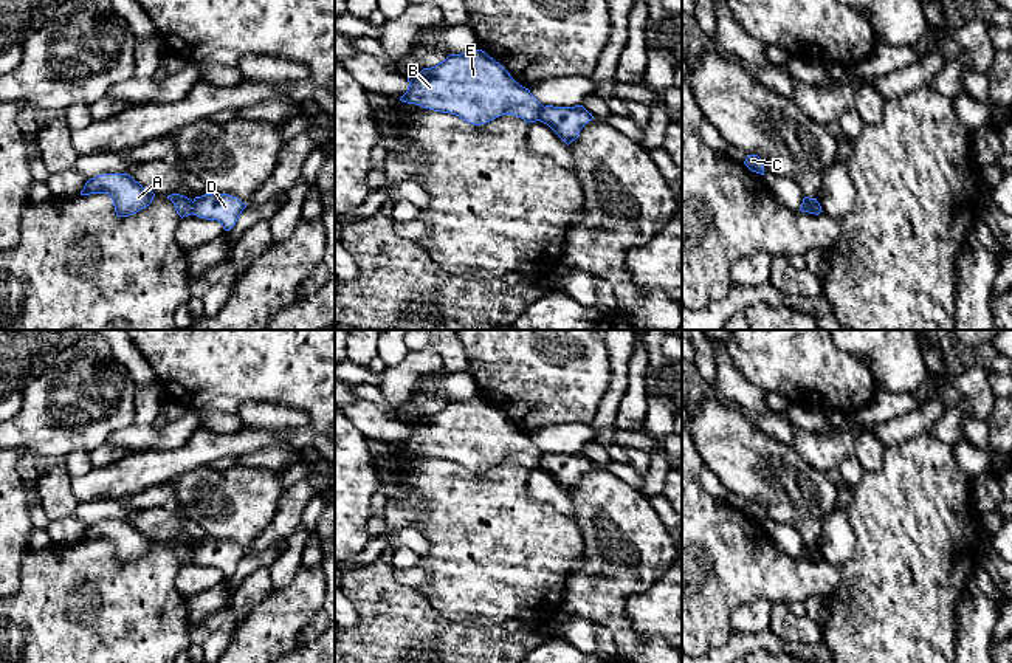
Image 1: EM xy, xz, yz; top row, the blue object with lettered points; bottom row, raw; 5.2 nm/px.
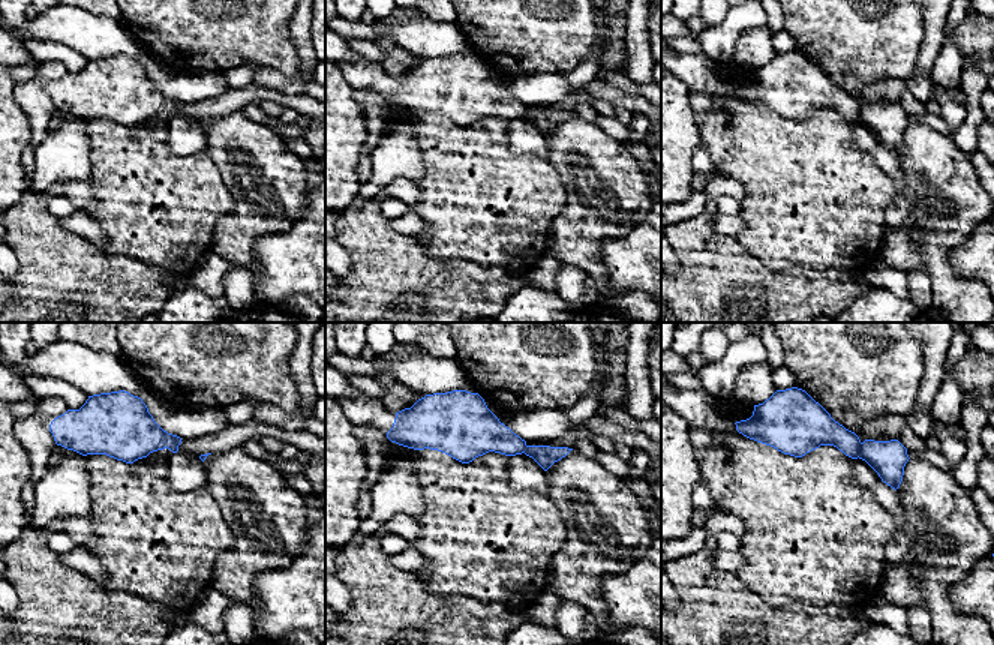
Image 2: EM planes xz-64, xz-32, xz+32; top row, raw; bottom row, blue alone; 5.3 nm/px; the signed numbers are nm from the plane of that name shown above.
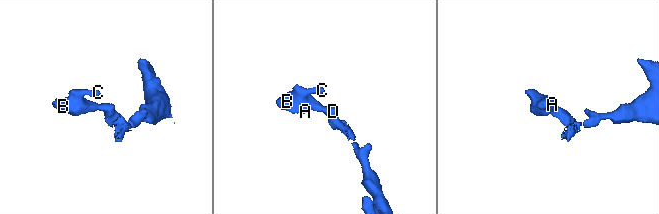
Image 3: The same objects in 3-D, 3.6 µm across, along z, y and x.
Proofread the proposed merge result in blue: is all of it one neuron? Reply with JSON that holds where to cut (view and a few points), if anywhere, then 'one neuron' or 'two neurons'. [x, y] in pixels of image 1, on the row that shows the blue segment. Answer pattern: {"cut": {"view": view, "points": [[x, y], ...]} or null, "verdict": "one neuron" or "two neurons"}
{"cut": {"view": "xz", "points": [[544, 107], [538, 120]]}, "verdict": "two neurons"}

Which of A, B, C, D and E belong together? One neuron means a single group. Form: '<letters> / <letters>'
A B C E / D

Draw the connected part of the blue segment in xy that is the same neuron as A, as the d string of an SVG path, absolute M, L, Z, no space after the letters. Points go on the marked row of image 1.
M102 173L90 178L81 195L107 194L113 200L118 217L129 217L147 208L155 194L143 187L127 173Z

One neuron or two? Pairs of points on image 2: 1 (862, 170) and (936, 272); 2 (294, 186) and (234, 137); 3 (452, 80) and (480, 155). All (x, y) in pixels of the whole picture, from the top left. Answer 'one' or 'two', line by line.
1: two
2: one
3: two

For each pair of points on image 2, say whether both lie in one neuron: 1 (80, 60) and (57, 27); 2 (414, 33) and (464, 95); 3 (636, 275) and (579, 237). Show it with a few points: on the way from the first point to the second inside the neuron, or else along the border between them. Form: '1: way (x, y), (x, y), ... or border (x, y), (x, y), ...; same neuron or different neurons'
1: way (75, 53), (74, 44), (65, 35); same neuron
2: border (470, 56), (447, 54), (426, 59); different neurons
3: border (601, 239), (600, 261), (609, 285); different neurons

